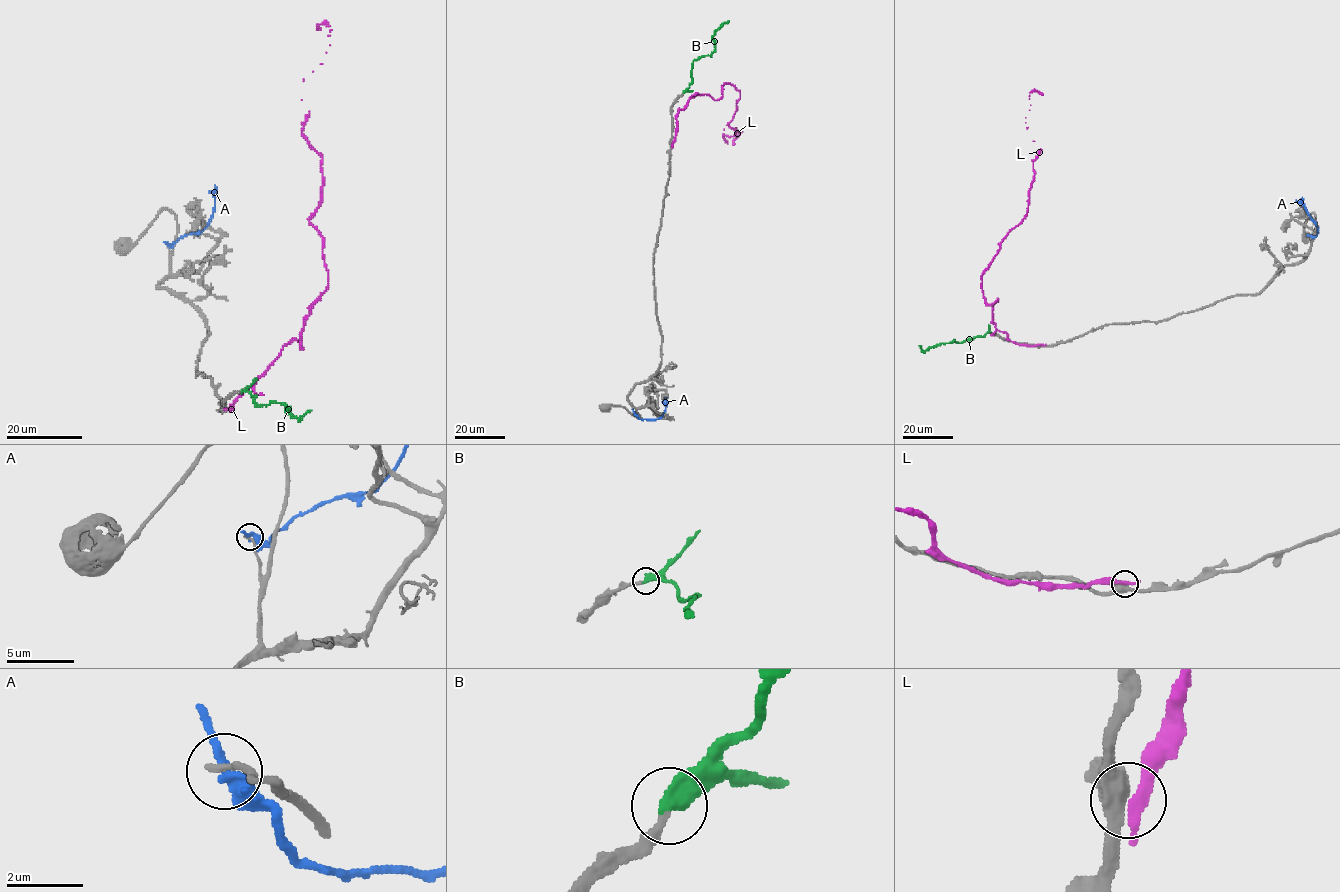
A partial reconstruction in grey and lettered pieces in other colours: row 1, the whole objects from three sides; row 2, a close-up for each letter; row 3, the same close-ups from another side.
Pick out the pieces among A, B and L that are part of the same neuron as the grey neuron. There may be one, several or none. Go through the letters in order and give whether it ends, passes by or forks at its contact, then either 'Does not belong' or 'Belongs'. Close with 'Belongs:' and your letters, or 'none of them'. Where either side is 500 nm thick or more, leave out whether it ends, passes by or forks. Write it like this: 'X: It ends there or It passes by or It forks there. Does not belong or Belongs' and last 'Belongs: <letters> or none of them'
A: It passes by. Does not belong
B: Belongs
L: It ends there. Does not belong
Belongs: B

